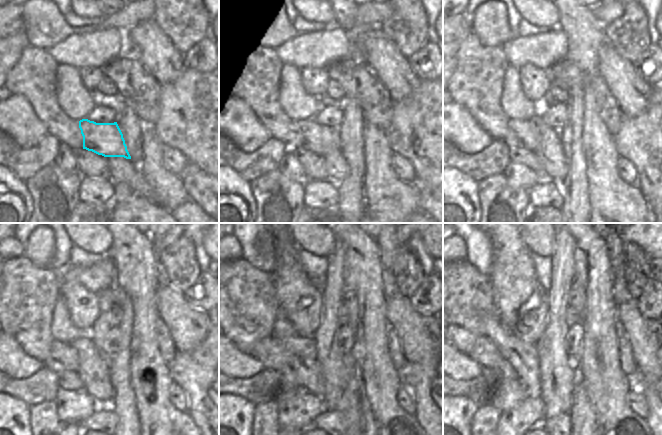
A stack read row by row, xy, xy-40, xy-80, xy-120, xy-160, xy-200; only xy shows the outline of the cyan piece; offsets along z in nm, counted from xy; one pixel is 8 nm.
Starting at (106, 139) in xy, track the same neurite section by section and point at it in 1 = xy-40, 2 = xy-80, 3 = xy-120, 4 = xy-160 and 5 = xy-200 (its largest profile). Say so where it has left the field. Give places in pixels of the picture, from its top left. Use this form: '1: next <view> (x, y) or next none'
1: next xy-40 (313, 136)
2: next xy-80 (524, 134)
3: next xy-120 (63, 358)
4: next xy-160 (271, 352)
5: next xy-200 (484, 352)

